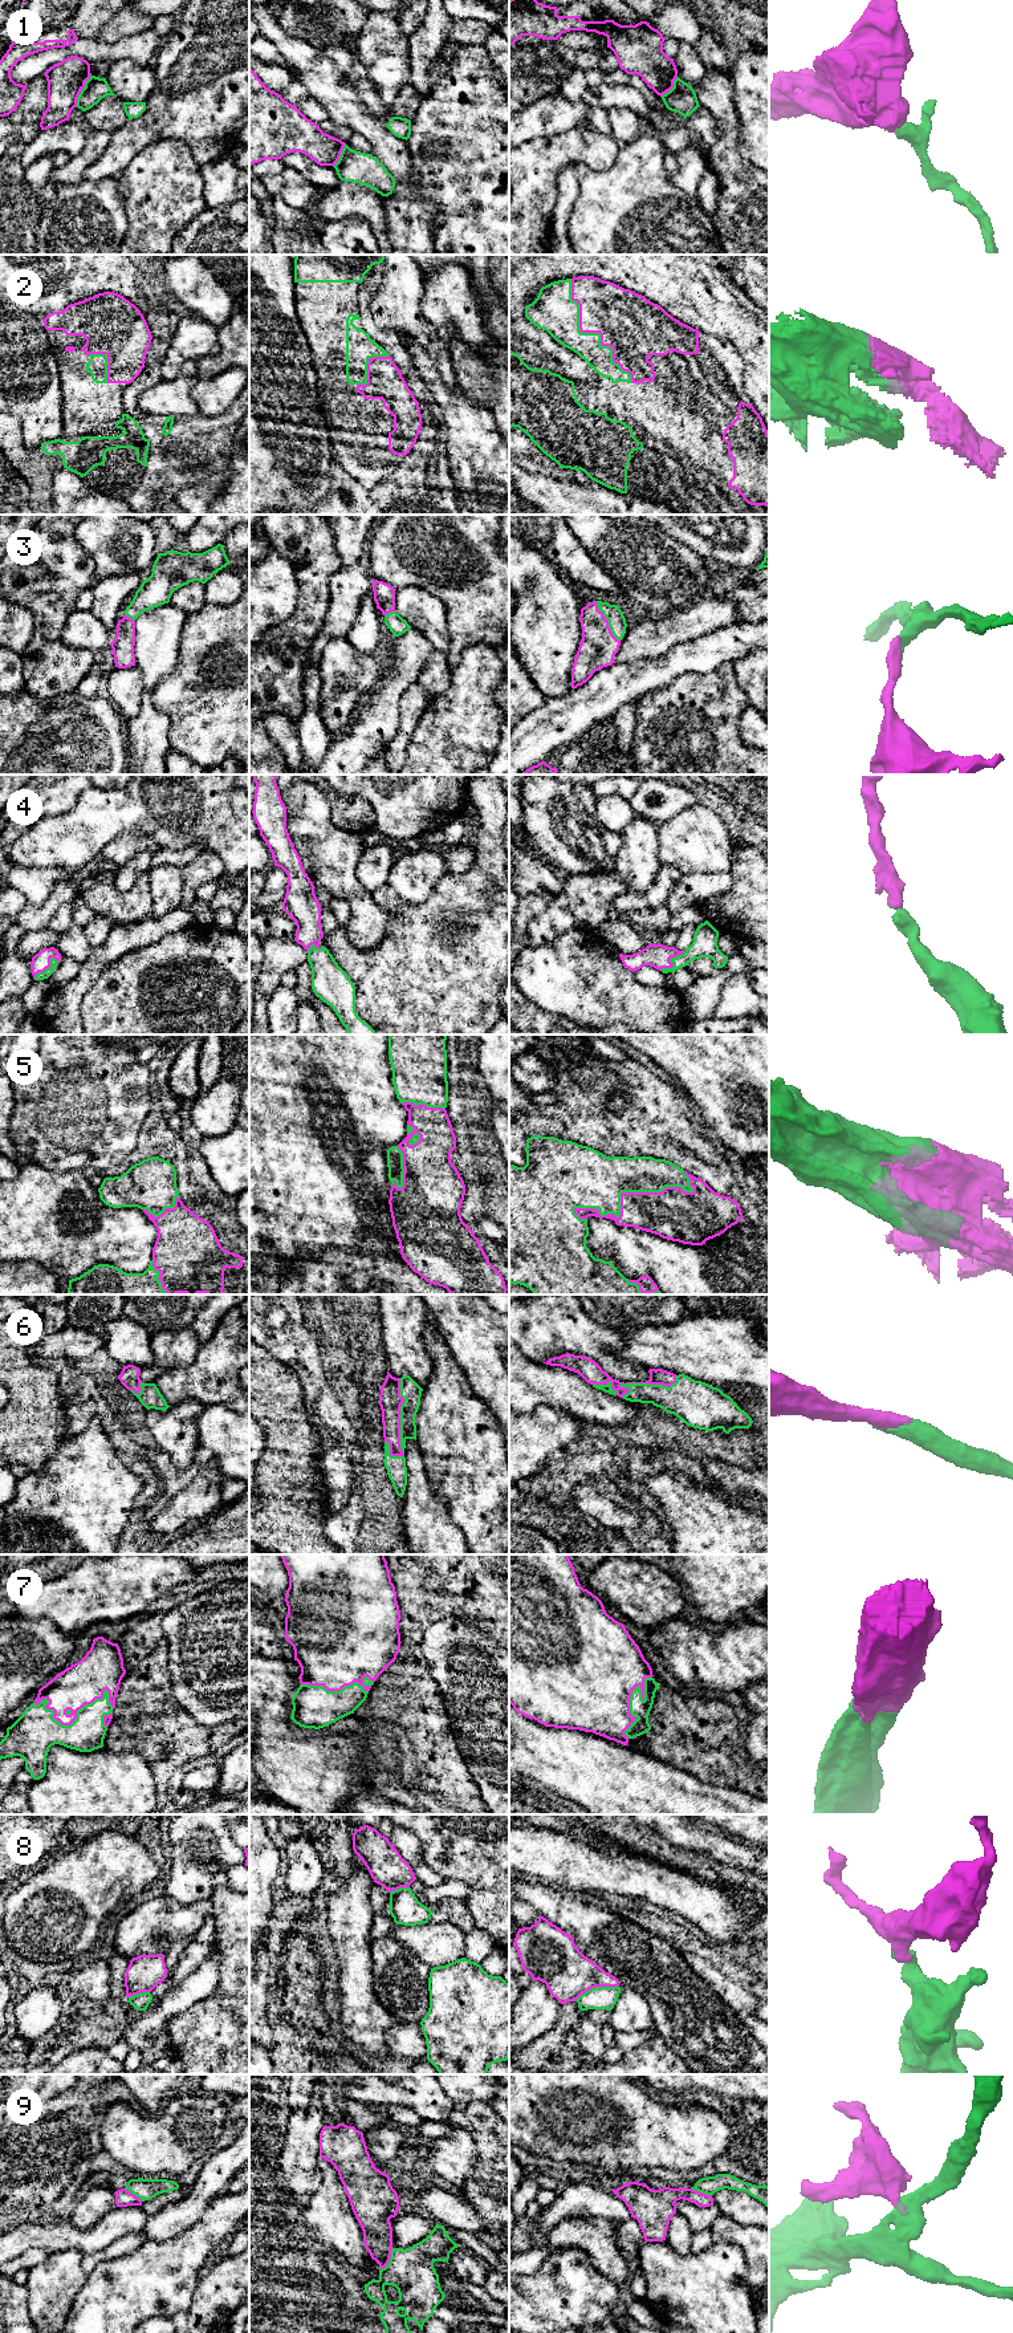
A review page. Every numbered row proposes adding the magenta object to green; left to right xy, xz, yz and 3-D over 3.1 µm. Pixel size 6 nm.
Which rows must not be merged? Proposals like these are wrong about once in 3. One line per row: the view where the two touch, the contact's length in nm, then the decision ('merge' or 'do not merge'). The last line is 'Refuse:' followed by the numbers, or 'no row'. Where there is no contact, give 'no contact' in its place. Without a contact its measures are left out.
1: xy | 220 nm | do not merge
2: yz | 750 nm | merge
3: yz | 280 nm | merge
4: yz | 180 nm | merge
5: yz | 750 nm | merge
6: xz | 460 nm | merge
7: xy | 480 nm | merge
8: yz | 280 nm | do not merge
9: xz | 160 nm | do not merge
Refuse: 1, 8, 9

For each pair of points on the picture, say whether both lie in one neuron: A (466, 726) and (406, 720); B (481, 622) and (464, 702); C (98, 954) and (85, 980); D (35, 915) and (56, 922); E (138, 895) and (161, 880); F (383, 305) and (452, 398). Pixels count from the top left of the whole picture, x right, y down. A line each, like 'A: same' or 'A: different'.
A: different
B: different
C: same
D: different
E: different
F: different

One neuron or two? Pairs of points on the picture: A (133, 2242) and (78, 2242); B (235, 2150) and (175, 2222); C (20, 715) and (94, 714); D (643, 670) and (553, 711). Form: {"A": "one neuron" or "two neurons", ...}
{"A": "two neurons", "B": "one neuron", "C": "one neuron", "D": "one neuron"}

